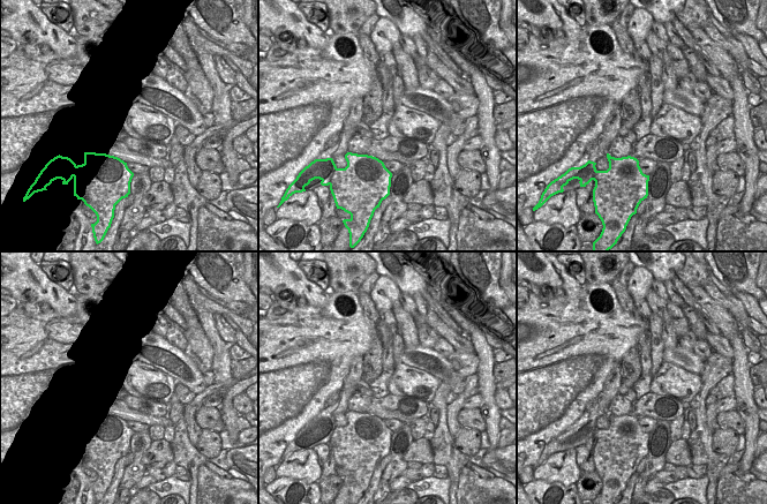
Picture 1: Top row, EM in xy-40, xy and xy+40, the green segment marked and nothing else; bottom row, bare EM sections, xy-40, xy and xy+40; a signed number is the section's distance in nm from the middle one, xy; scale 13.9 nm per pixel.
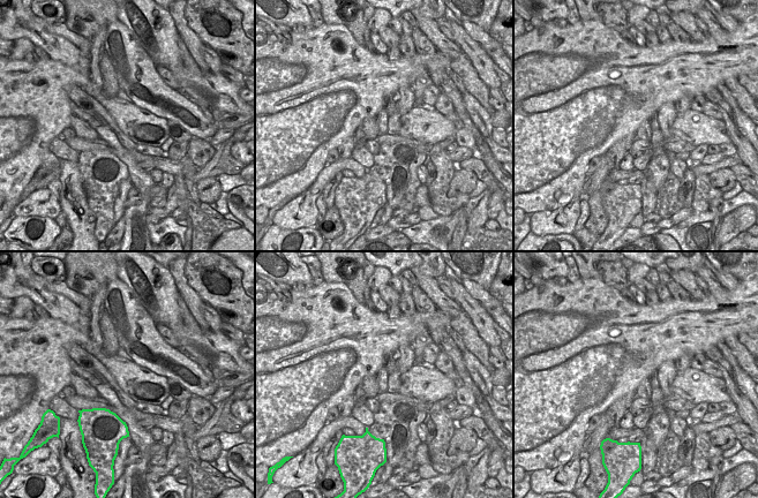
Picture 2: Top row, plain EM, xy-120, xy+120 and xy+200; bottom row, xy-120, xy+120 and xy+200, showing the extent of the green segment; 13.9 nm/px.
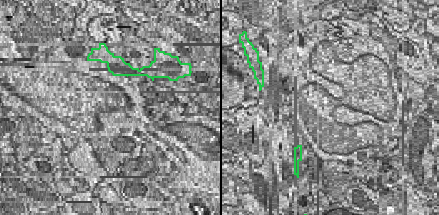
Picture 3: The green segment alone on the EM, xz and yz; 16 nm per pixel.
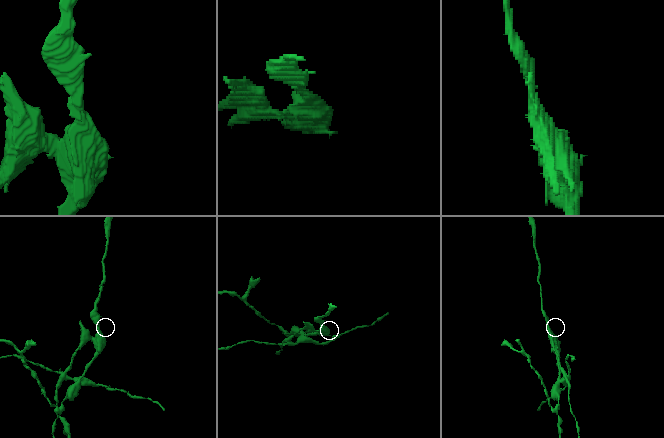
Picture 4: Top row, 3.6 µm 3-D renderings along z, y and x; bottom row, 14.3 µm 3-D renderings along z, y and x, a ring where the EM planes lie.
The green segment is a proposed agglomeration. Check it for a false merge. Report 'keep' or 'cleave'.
cleave

